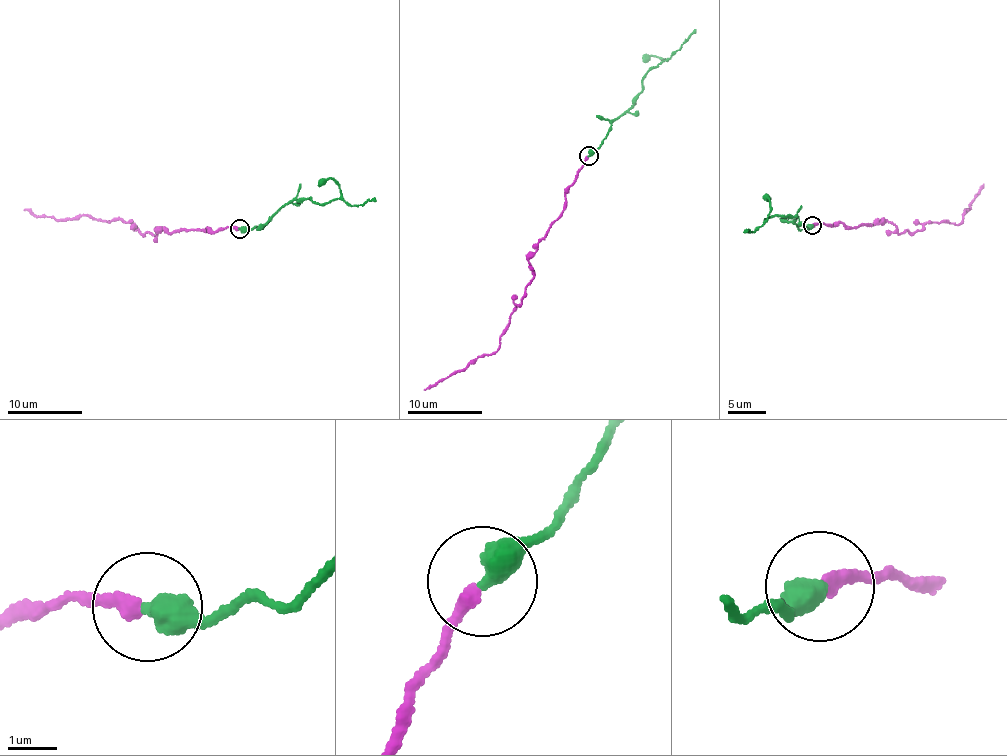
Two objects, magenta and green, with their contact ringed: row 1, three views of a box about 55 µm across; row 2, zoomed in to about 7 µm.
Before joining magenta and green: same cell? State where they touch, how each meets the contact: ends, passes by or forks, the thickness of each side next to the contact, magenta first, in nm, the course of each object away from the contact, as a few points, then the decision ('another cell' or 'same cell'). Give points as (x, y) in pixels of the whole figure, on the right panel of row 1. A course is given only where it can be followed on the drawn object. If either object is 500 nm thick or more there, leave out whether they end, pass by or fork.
place (812, 225); calibres 280 and 500 nm; course magenta (813, 225), (891, 222), (899, 233), (905, 230), (914, 233), (930, 221), (957, 225), (984, 183); course green (812, 226), (808, 229), (798, 229), (794, 222), (798, 217), (773, 215), (754, 232), (743, 232); another cell

